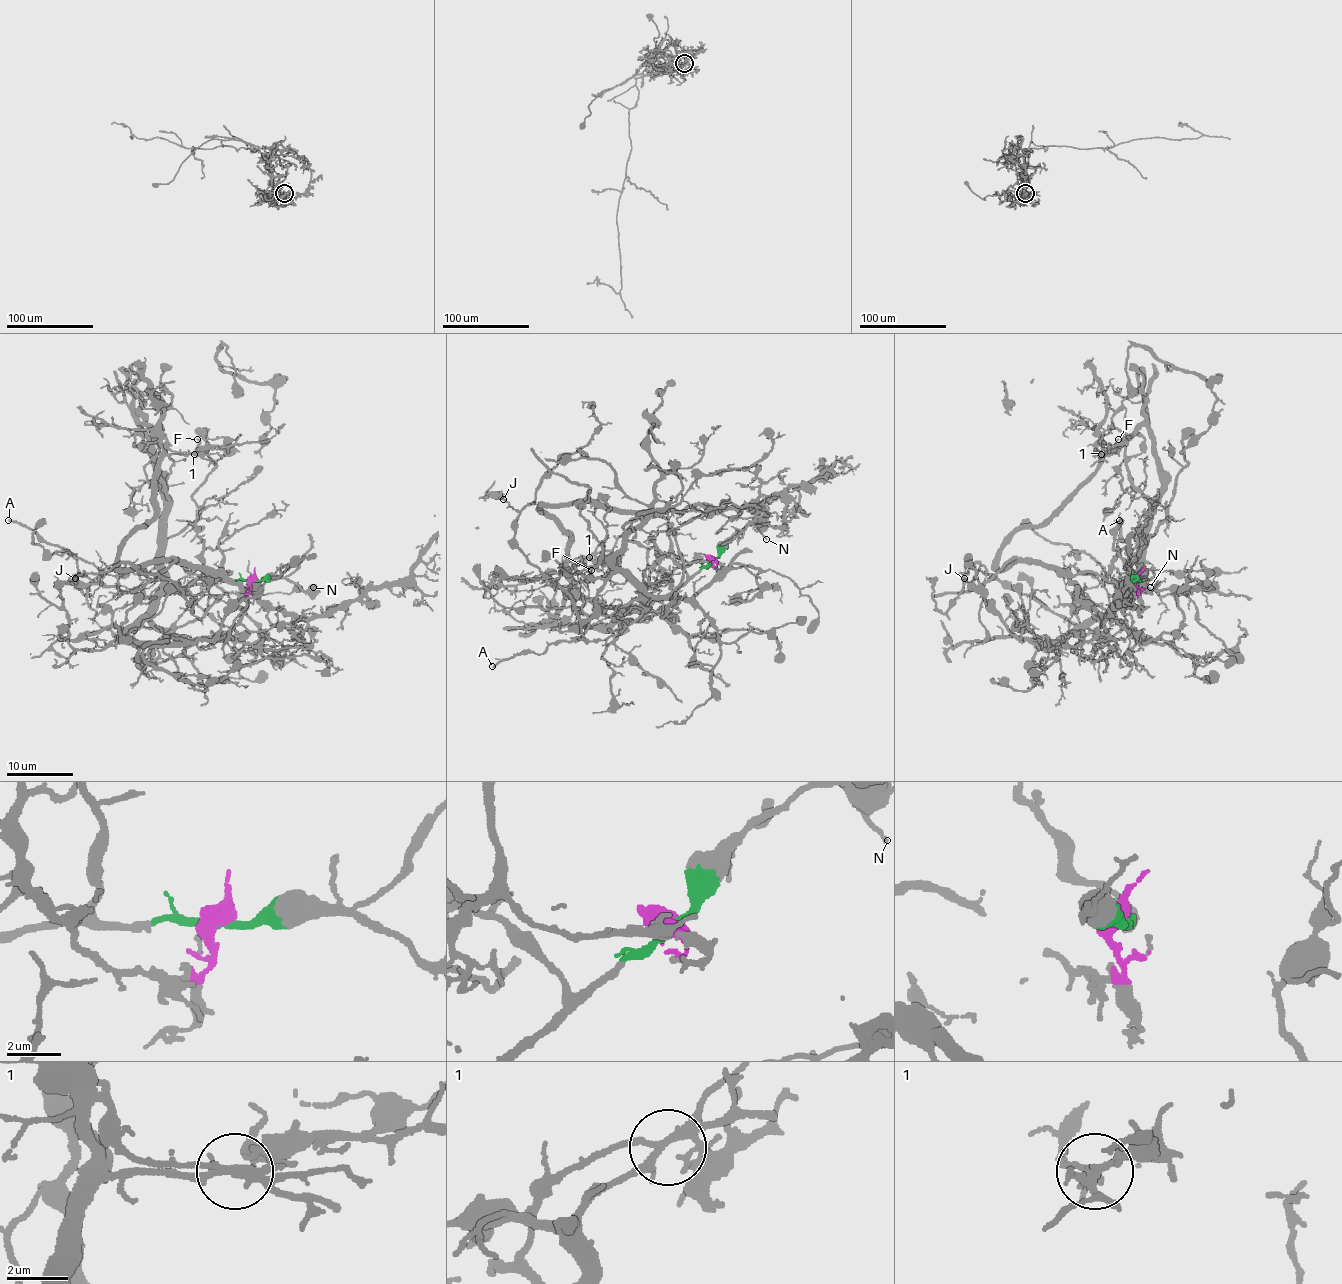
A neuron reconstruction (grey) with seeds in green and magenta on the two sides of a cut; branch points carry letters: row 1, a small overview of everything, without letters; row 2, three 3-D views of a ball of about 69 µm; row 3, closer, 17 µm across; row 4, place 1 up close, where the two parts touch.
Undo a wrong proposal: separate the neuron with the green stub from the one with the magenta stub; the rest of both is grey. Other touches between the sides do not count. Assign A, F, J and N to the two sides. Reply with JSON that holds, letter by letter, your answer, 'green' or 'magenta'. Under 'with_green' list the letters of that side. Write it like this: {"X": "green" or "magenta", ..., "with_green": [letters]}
{"A": "green", "F": "magenta", "J": "green", "N": "green", "with_green": ["A", "J", "N"]}

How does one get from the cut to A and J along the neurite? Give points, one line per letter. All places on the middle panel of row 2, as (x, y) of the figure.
A: (712, 558), (666, 597), (610, 605), (577, 640), (556, 640), (541, 653), (521, 652), (492, 667)
J: (712, 558), (666, 597), (614, 572), (579, 618), (517, 547), (520, 513), (503, 498)

